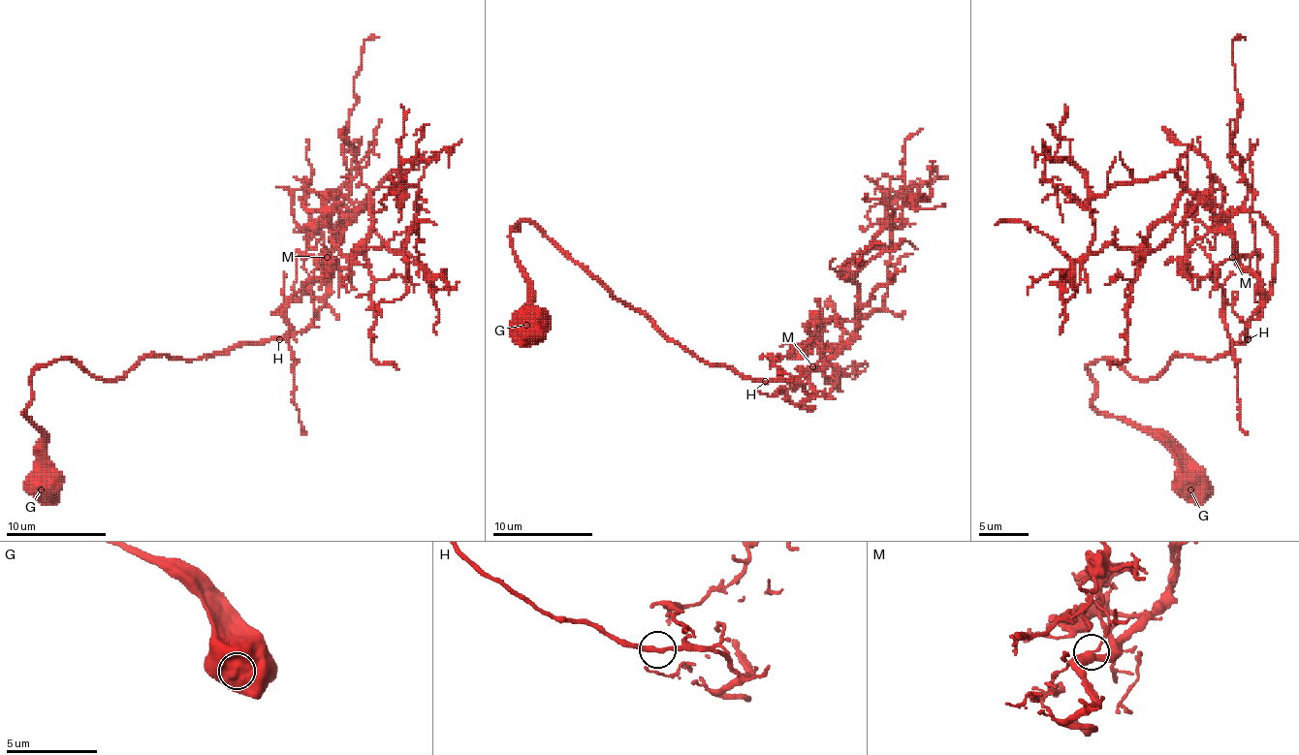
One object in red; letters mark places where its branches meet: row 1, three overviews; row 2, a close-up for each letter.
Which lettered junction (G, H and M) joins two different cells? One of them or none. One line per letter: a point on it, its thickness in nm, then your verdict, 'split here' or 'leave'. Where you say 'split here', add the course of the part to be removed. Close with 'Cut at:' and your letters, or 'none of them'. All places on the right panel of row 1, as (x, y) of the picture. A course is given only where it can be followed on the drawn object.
G: at (1190, 489); 1400 nm thick; leave
H: at (1248, 339); 280 nm thick; leave
M: at (1232, 257); 400 nm thick; leave
Cut at: none of them

